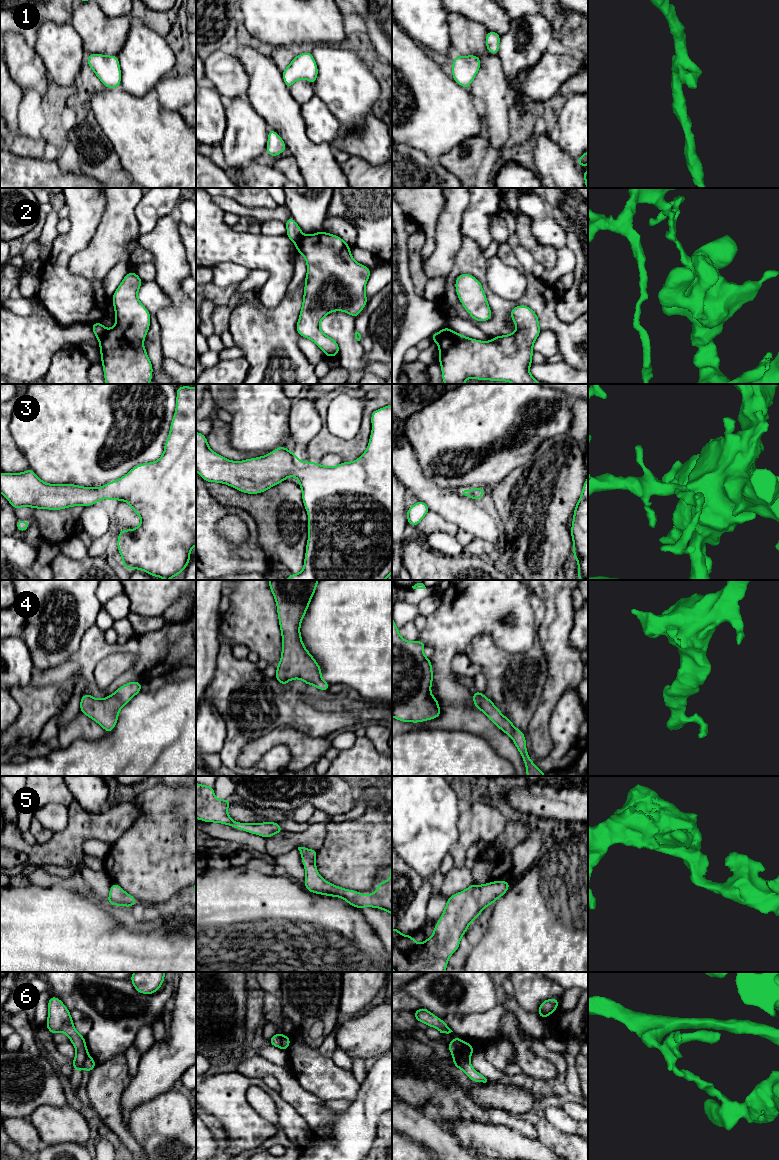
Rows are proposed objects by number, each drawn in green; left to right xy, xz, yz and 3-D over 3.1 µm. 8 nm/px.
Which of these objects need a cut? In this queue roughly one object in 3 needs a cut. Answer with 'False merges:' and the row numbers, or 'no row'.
False merges: 2, 6

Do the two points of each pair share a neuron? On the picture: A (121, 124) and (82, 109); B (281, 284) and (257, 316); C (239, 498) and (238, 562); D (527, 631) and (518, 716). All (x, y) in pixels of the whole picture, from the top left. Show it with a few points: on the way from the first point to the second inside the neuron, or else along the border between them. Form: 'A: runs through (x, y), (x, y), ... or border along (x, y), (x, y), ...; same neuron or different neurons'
A: border along (90, 93), (90, 108), (104, 134); different neurons
B: border along (285, 294), (272, 308), (266, 308), (260, 303); different neurons
C: border along (217, 500), (222, 504), (244, 509), (256, 523); different neurons
D: border along (535, 631), (526, 651), (502, 649); different neurons

